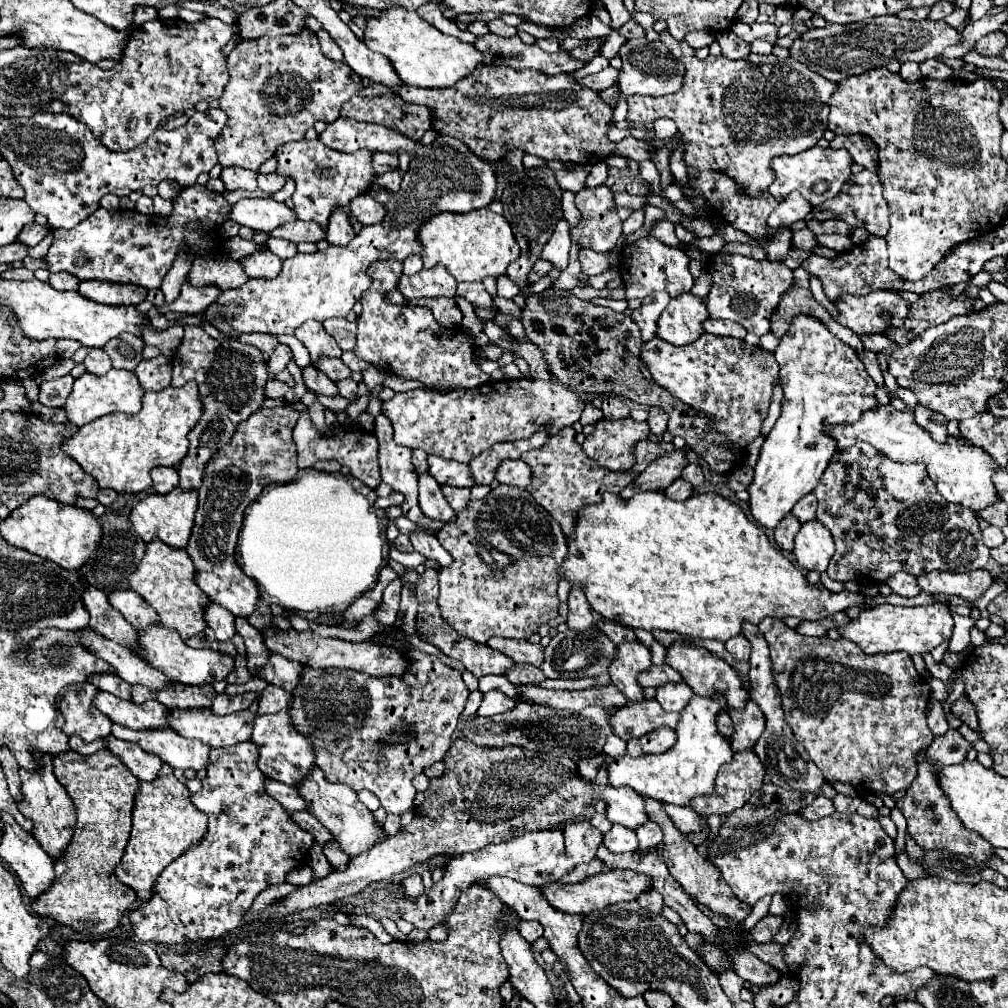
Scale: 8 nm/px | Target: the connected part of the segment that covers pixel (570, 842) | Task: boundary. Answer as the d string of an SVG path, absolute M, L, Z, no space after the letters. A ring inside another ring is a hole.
M573 822L565 824L565 850L575 864L589 862L595 858L597 848L603 842L603 834L591 826L591 822Z

